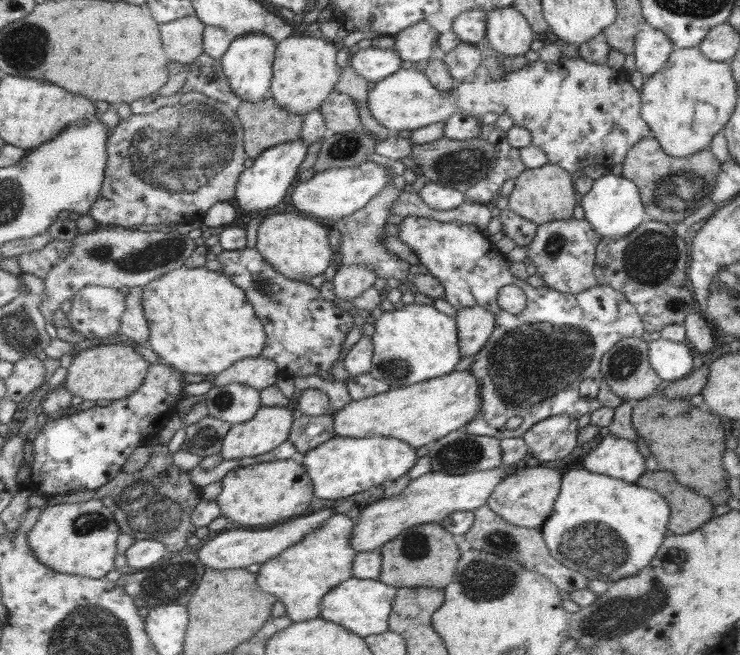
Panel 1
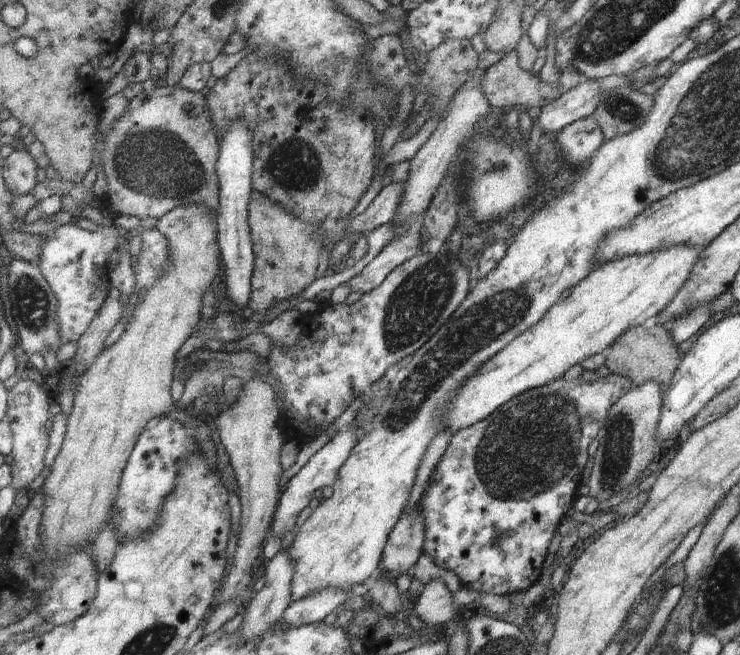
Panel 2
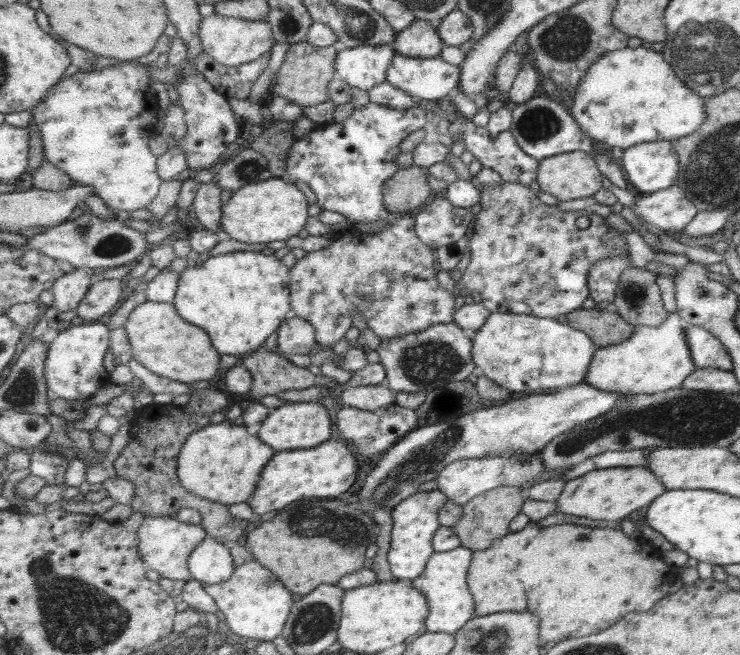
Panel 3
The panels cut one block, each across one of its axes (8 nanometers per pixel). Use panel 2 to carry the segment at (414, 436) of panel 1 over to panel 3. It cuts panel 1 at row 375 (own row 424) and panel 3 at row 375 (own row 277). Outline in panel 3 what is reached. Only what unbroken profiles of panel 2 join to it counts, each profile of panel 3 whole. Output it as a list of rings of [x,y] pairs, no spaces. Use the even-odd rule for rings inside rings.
[[[670,312],[658,326],[636,327],[627,340],[597,347],[582,382],[601,391],[624,395],[650,395],[681,387],[683,380],[696,369],[683,333],[684,325],[684,320],[676,312]]]

